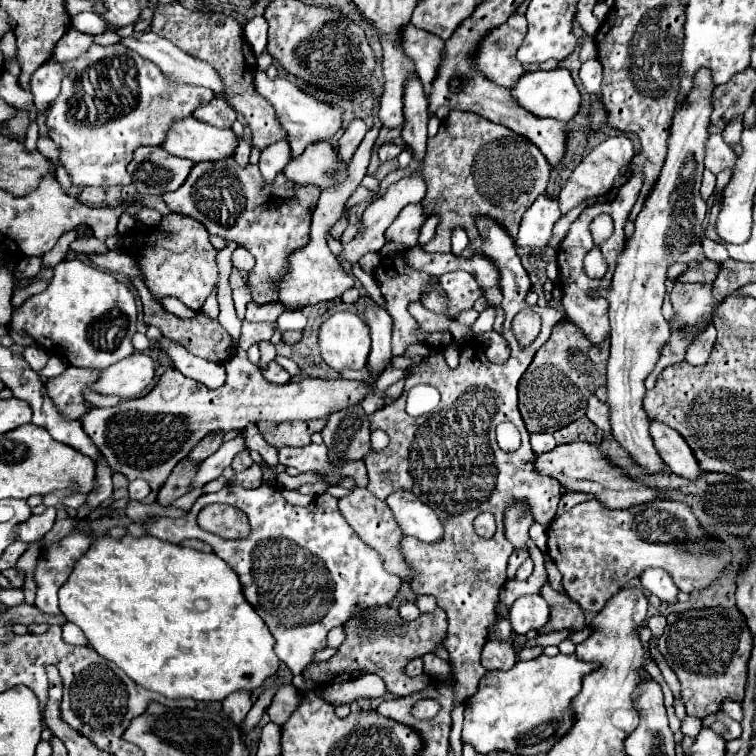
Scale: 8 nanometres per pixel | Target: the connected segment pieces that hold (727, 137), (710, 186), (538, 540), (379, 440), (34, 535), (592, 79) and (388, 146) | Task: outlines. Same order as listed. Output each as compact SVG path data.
M736 117L734 121L730 121L728 125L726 125L726 129L724 129L724 133L722 133L722 137L724 137L724 141L728 143L728 145L740 145L740 135L742 135L742 117Z
M704 171L704 181L702 181L702 187L700 187L700 195L704 201L708 201L712 197L712 191L714 191L714 183L716 183L716 177L708 171Z
M534 523L534 525L530 527L530 537L532 537L532 541L536 543L536 547L538 547L540 551L546 551L546 527L544 527L544 525Z
M374 429L372 433L370 433L370 449L372 449L372 453L378 453L378 451L382 451L382 449L386 449L386 445L388 445L388 435L382 431L382 429Z
M48 507L42 515L32 515L24 523L18 523L14 527L14 539L24 541L24 543L38 541L44 533L48 533L52 529L54 519L56 519L56 511L58 511L56 507Z
M600 61L582 63L580 79L582 79L582 85L586 87L586 91L596 95L600 91L600 83L602 83L602 65L600 65Z
M384 143L384 145L380 145L380 149L378 149L378 155L380 155L380 161L388 161L388 159L396 159L400 153L402 153L402 145L398 145L398 143Z

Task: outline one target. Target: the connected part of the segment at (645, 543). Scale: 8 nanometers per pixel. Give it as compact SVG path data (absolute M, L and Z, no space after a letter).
M662 499L618 511L606 509L598 501L578 503L550 523L548 555L562 573L566 593L590 613L598 613L612 593L620 591L632 579L638 579L648 567L664 569L680 591L692 593L694 589L710 585L732 561L732 551L724 543L712 541L710 535L700 529L688 505Z

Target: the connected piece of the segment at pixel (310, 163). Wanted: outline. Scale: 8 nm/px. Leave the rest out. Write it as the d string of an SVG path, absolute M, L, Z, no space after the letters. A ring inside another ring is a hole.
M316 141L312 145L308 145L302 155L294 157L290 161L290 165L286 165L284 173L294 183L314 185L314 187L318 187L318 189L324 191L324 189L336 189L342 181L346 181L346 177L348 177L348 165L338 157L336 145L332 145L328 141Z

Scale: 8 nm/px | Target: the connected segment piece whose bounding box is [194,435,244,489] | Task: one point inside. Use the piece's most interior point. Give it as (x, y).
(210, 468)

